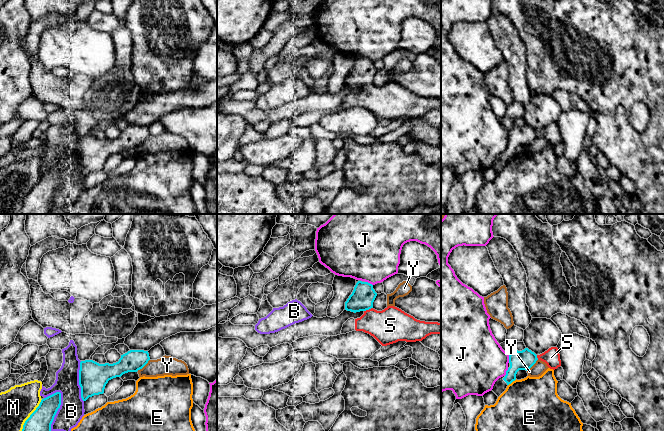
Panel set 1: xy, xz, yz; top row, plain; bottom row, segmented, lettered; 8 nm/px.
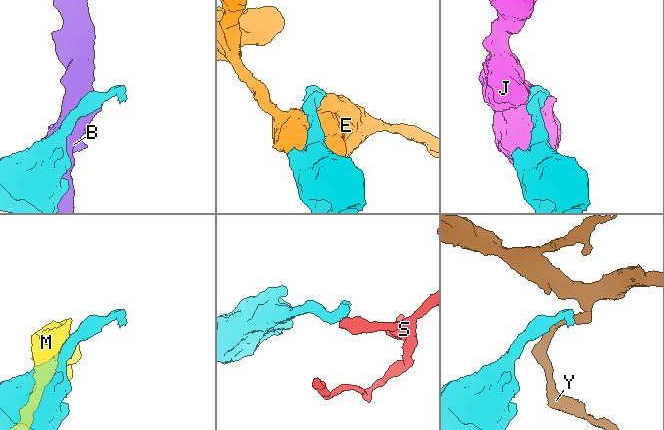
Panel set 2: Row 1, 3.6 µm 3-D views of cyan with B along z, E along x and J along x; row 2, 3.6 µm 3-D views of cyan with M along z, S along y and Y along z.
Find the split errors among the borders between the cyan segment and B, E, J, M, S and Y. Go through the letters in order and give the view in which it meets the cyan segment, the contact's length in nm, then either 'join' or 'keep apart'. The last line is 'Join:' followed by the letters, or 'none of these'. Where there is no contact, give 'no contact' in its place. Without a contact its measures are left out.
B: xy | 340 nm | keep apart
E: yz | 90 nm | keep apart
J: xz | 70 nm | keep apart
M: xy | 380 nm | keep apart
S: xz | 80 nm | join
Y: xy | 140 nm | keep apart
Join: S

